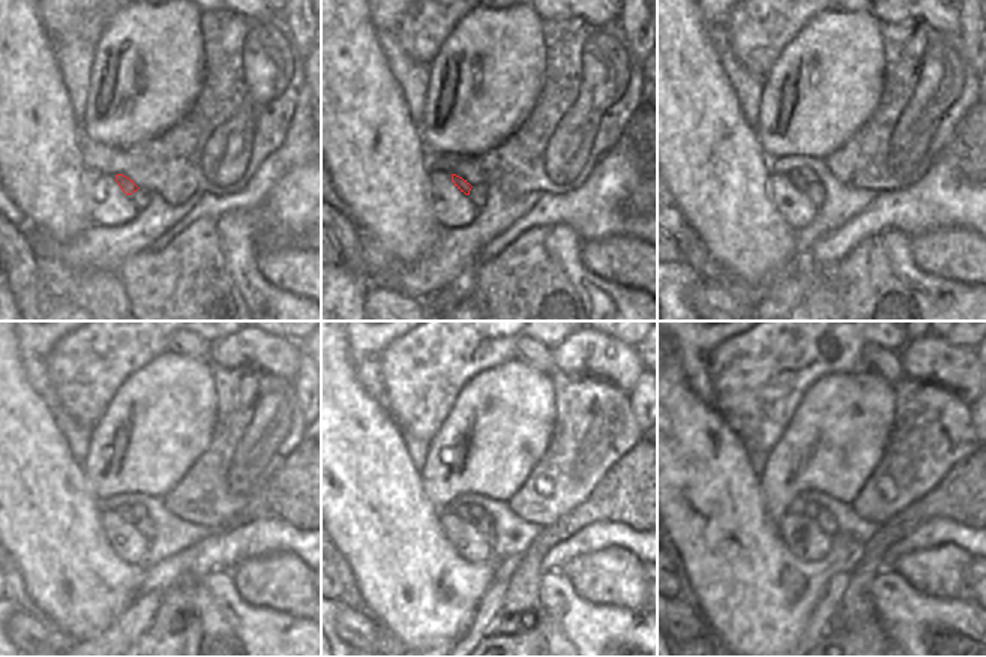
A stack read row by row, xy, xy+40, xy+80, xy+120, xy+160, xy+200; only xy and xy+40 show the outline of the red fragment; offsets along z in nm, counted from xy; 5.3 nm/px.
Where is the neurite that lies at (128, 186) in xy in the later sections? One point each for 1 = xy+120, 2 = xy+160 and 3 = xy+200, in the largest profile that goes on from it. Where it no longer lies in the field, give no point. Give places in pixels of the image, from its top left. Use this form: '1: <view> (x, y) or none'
1: xy+120 (132, 513)
2: xy+160 (470, 513)
3: xy+200 (799, 504)

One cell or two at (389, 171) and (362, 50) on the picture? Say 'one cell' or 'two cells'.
one cell

